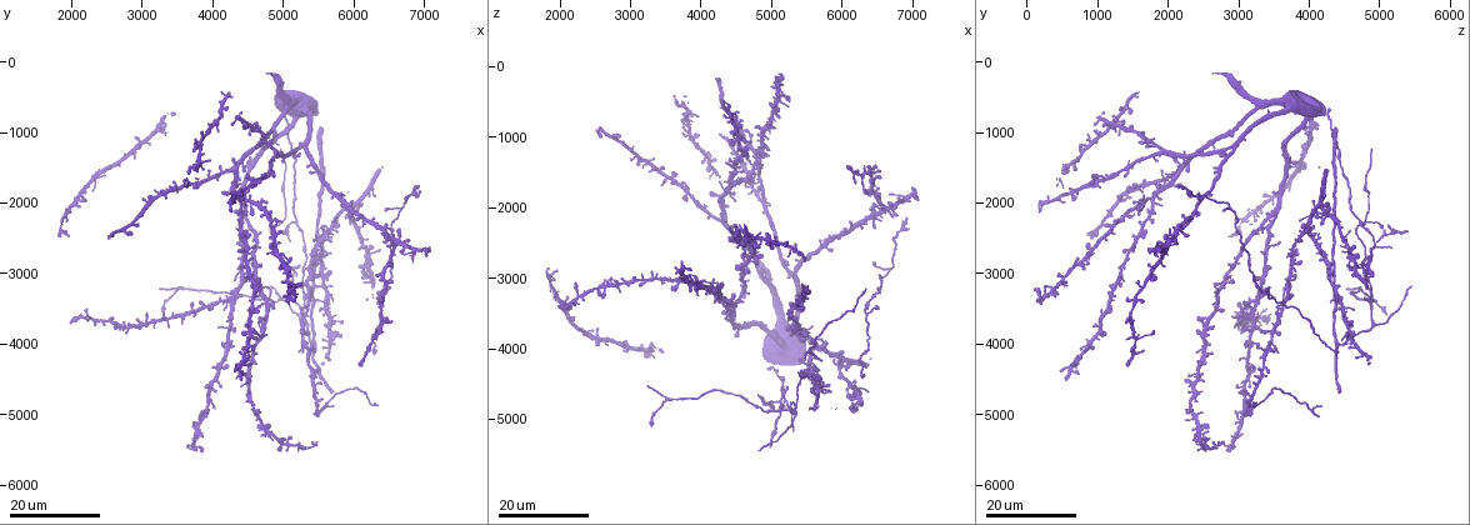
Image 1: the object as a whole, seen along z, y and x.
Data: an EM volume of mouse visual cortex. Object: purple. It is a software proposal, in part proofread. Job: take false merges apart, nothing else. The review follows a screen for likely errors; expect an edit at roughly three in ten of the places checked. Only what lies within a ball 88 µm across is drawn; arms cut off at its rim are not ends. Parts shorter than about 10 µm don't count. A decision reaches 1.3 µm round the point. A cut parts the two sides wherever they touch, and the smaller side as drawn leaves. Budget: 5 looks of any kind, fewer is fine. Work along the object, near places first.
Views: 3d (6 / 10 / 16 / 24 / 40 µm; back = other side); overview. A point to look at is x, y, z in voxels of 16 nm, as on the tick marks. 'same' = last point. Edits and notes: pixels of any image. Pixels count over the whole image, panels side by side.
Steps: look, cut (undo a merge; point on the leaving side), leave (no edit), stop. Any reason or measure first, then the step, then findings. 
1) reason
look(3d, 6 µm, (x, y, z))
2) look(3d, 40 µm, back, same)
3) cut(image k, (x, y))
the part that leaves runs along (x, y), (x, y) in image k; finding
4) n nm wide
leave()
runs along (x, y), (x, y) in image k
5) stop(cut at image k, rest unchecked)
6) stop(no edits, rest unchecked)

branch point
look(3d, 24 µm, (5450, 4000, 4350))

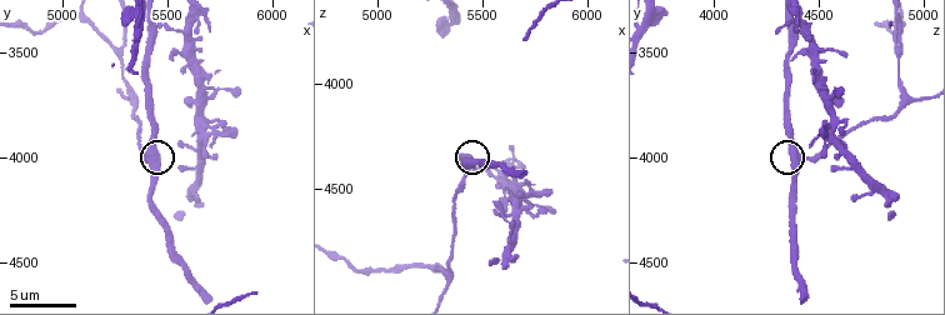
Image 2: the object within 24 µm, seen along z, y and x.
closer look
look(3d, 6 µm, (5450, 3990, 4390))

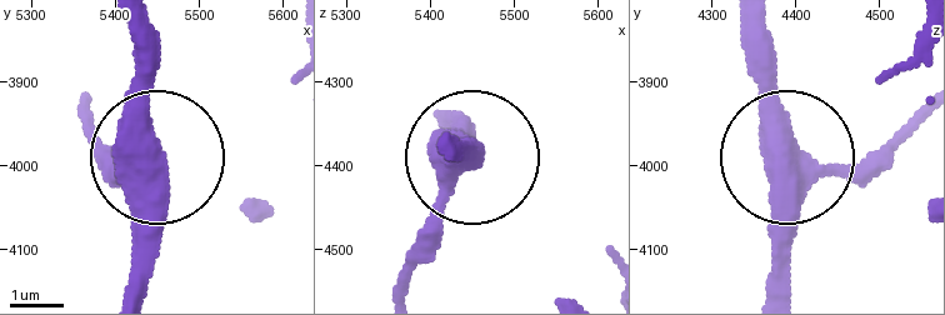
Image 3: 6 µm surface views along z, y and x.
leave()
runs along (920, 110), (866, 155), (785, 164), (785, 285) in image 3; all the same neuron

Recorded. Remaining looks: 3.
side arm on a straight run
look(3d, 6 µm, (5240, 3490, 4870))

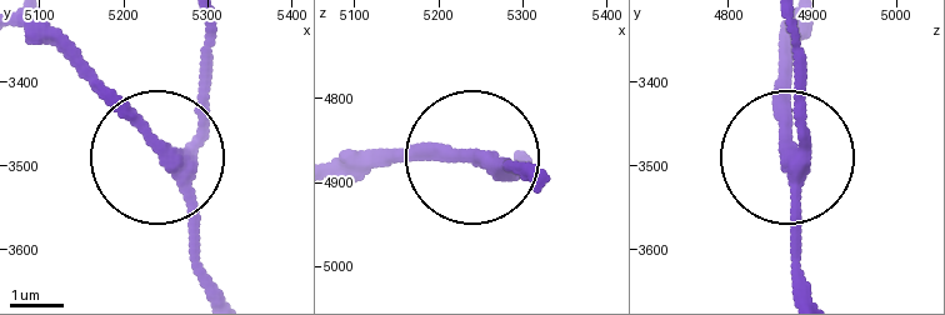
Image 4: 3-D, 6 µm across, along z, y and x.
3 arms
leave()
runs along (799, 33), (799, 126), (785, 154), (785, 50) in image 4; continuous, no second neuron

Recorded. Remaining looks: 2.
looks like a crossing
look(3d, 10 µm, (5740, 3890, 4530))

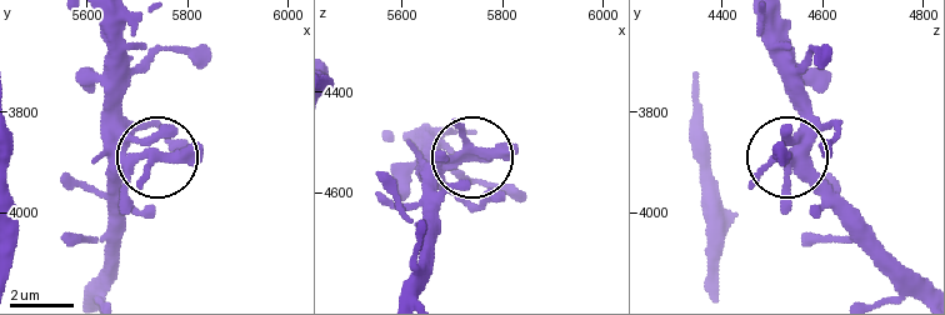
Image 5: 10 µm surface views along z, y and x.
look(3d, 10 µm, back, (5725, 3890, 4520))

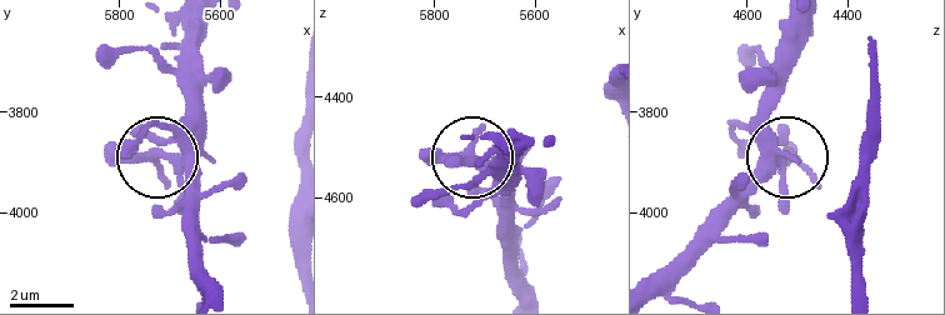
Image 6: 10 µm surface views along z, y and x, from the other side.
290 nm wide
leave()
continuous, no second neuron

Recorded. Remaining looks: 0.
stop(no edits, rest unchecked)

